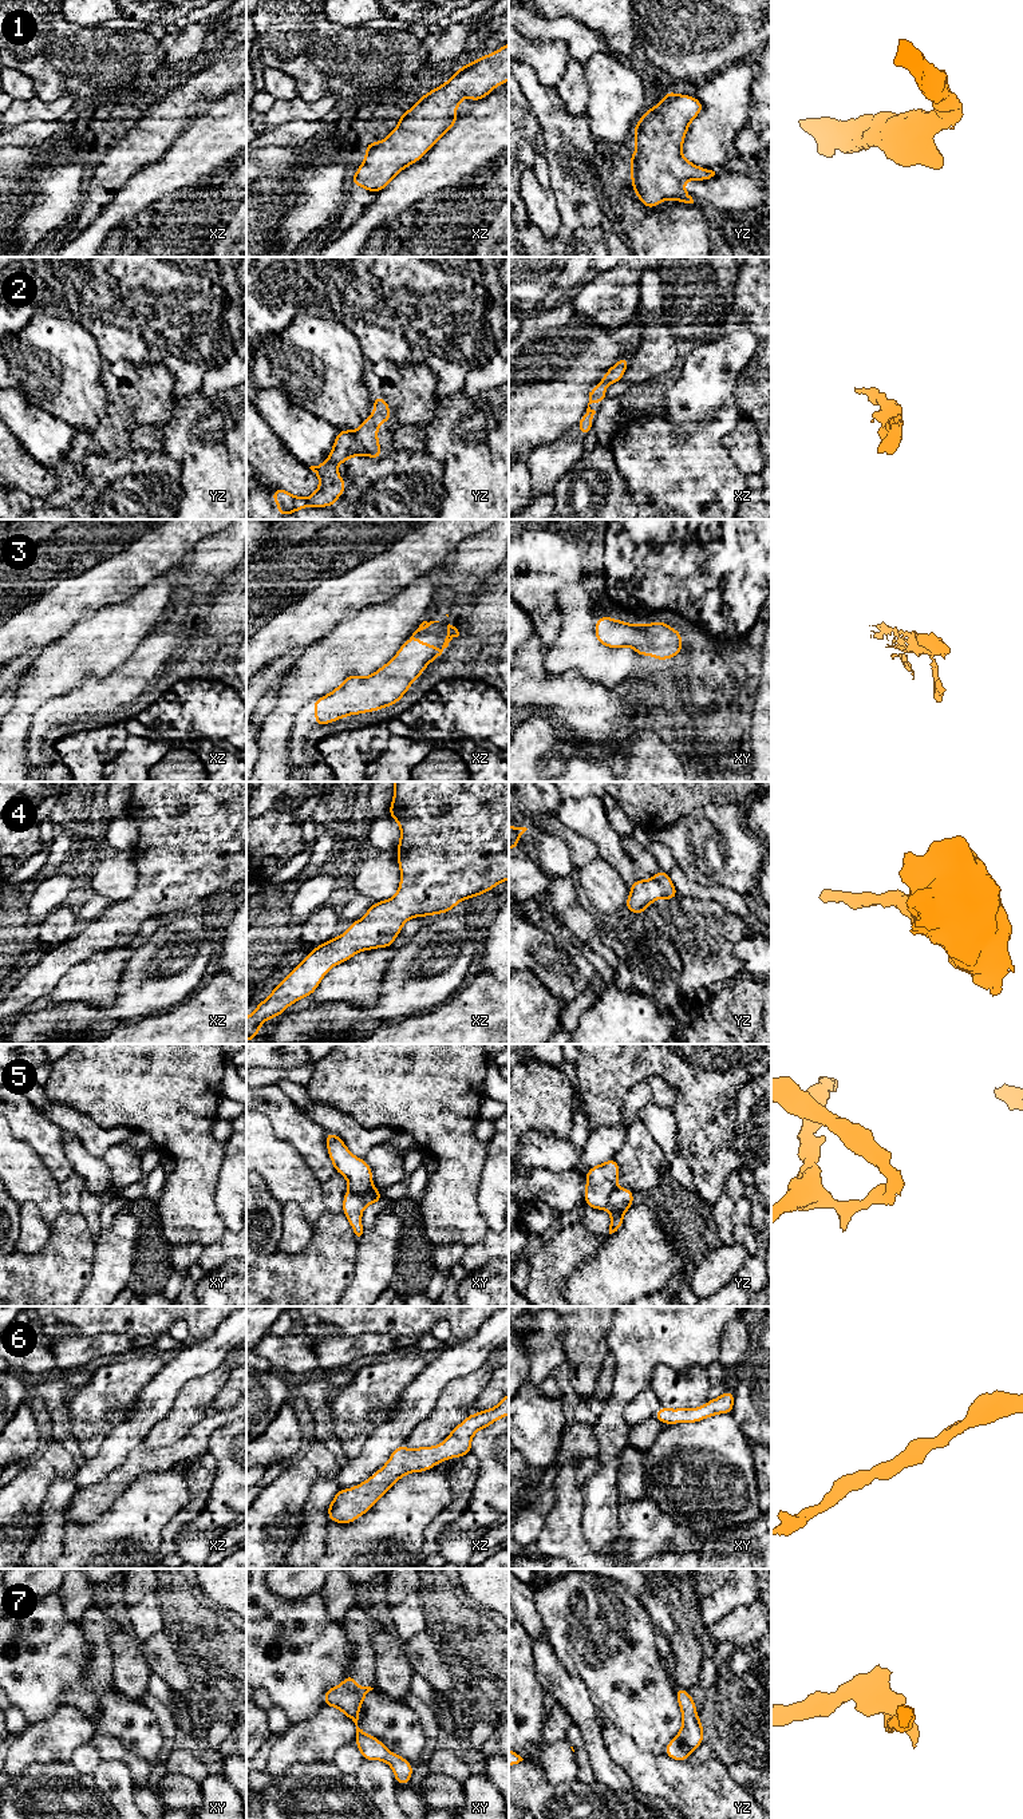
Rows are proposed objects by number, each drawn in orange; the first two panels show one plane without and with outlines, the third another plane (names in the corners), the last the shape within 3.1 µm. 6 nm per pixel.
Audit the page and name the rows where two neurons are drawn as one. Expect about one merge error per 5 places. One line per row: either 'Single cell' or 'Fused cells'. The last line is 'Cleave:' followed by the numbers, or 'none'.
1: Single cell
2: Single cell
3: Single cell
4: Single cell
5: Fused cells
6: Single cell
7: Single cell
Cleave: 5

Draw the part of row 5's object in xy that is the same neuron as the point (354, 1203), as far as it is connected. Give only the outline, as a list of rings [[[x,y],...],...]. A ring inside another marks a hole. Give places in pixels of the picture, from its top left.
[[[348,1190],[343,1198],[343,1213],[349,1221],[353,1233],[360,1237],[363,1234],[362,1213],[367,1205],[376,1203],[374,1197],[362,1197]]]

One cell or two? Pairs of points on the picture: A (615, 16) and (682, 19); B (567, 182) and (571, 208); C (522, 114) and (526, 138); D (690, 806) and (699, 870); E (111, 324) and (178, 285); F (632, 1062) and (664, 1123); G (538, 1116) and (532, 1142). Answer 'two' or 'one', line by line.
A: two
B: one
C: one
D: two
E: one
F: two
G: two

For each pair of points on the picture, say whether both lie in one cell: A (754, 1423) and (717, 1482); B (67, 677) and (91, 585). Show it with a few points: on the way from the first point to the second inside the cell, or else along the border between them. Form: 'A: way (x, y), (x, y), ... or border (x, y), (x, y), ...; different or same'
A: border (730, 1414), (749, 1440); different
B: border (111, 604), (74, 623), (59, 639); different

